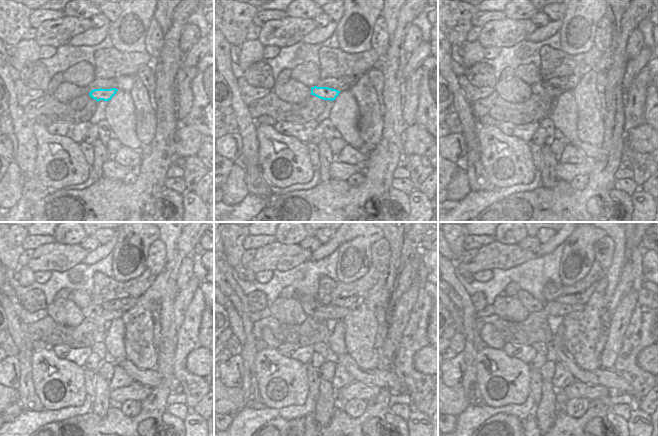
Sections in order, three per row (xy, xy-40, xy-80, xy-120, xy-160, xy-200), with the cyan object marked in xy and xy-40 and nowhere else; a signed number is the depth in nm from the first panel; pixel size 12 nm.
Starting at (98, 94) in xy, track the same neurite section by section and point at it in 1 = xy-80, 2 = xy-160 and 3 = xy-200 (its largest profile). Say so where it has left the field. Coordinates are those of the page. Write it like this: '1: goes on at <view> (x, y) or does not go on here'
1: goes on at xy-80 (542, 88)
2: goes on at xy-160 (310, 307)
3: goes on at xy-200 (529, 302)

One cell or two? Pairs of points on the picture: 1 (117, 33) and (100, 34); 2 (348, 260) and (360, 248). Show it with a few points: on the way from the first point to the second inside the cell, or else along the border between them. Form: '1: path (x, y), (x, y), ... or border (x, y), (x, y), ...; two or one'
1: border (111, 23), (107, 34); two
2: path (352, 256), (356, 249); one

